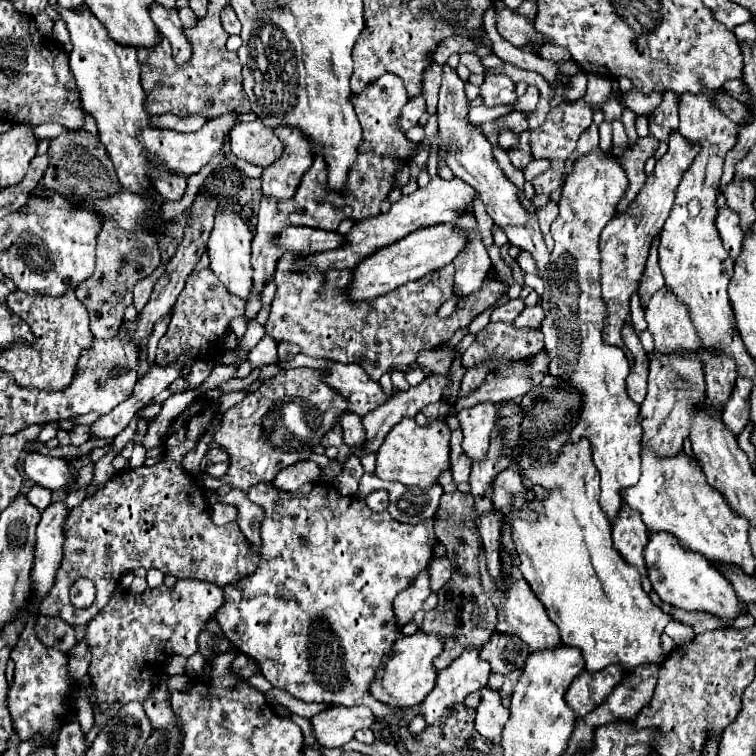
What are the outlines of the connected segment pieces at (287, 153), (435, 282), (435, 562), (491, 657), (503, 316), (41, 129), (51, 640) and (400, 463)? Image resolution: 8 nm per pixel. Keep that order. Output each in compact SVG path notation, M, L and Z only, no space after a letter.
M294 128L274 130L284 144L282 158L264 168L262 172L262 194L264 198L288 200L294 196L304 172L312 166L312 144L302 140Z
M448 264L444 268L438 268L436 272L428 272L426 276L422 276L420 280L402 284L398 290L392 290L384 296L379 296L372 301L360 302L360 304L352 304L352 300L348 300L348 296L344 296L344 290L328 290L324 288L322 280L324 274L322 272L294 272L294 274L286 274L282 270L276 270L274 280L276 280L276 296L272 300L272 310L270 310L270 318L266 322L266 332L276 340L276 342L294 342L302 348L302 352L310 358L328 358L334 362L354 362L360 364L366 374L370 376L370 380L378 382L380 376L388 370L398 370L404 368L408 364L412 364L418 358L420 350L432 350L440 344L446 344L456 330L466 328L478 314L482 314L486 308L490 308L502 294L506 294L508 284L498 276L486 276L482 288L470 296L464 298L464 302L458 304L458 310L454 310L454 314L450 318L440 320L436 316L440 304L444 304L446 300L450 300L454 294L454 266Z
M432 558L428 566L430 590L438 592L450 580L450 560L448 558Z
M494 632L490 636L490 640L480 648L480 658L490 662L492 672L508 674L508 672L516 670L512 660L528 658L528 646L518 636Z
M520 298L506 302L504 306L498 306L490 314L490 322L514 322L514 318L524 310L524 302Z
M46 123L34 128L34 134L38 138L57 138L61 133L67 131L67 128L58 123Z
M40 616L36 622L36 636L48 644L48 646L56 646L62 652L70 652L70 648L76 644L76 632L74 628L60 620L60 618L44 618Z
M402 418L392 432L388 432L384 444L376 454L376 476L382 480L396 480L406 486L430 488L438 476L448 470L450 464L450 428L444 422L432 426L416 426L412 418Z

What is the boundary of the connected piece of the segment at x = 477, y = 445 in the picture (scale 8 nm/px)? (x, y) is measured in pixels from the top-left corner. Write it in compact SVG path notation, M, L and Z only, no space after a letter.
M478 404L470 410L462 410L456 414L460 420L460 428L464 434L462 450L472 462L486 460L490 446L490 432L496 424L496 406L494 404Z

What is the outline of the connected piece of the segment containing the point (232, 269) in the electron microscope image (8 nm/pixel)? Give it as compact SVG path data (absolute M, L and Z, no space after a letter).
M220 204L216 210L216 222L210 232L208 240L208 258L212 272L224 282L224 286L240 296L242 300L248 300L250 286L252 286L252 268L250 268L250 242L252 242L252 230L248 224L232 210L228 204Z

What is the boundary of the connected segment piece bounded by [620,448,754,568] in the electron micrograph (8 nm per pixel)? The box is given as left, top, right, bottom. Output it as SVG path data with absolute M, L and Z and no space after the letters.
M642 448L642 476L636 486L620 490L620 496L628 506L636 508L642 514L642 520L650 532L670 532L680 538L686 548L704 554L708 560L716 560L716 564L736 564L740 568L746 568L746 564L754 564L754 556L748 544L748 520L732 516L732 512L728 512L724 496L720 496L720 492L716 492L704 480L700 464L686 452L662 458L652 448Z

